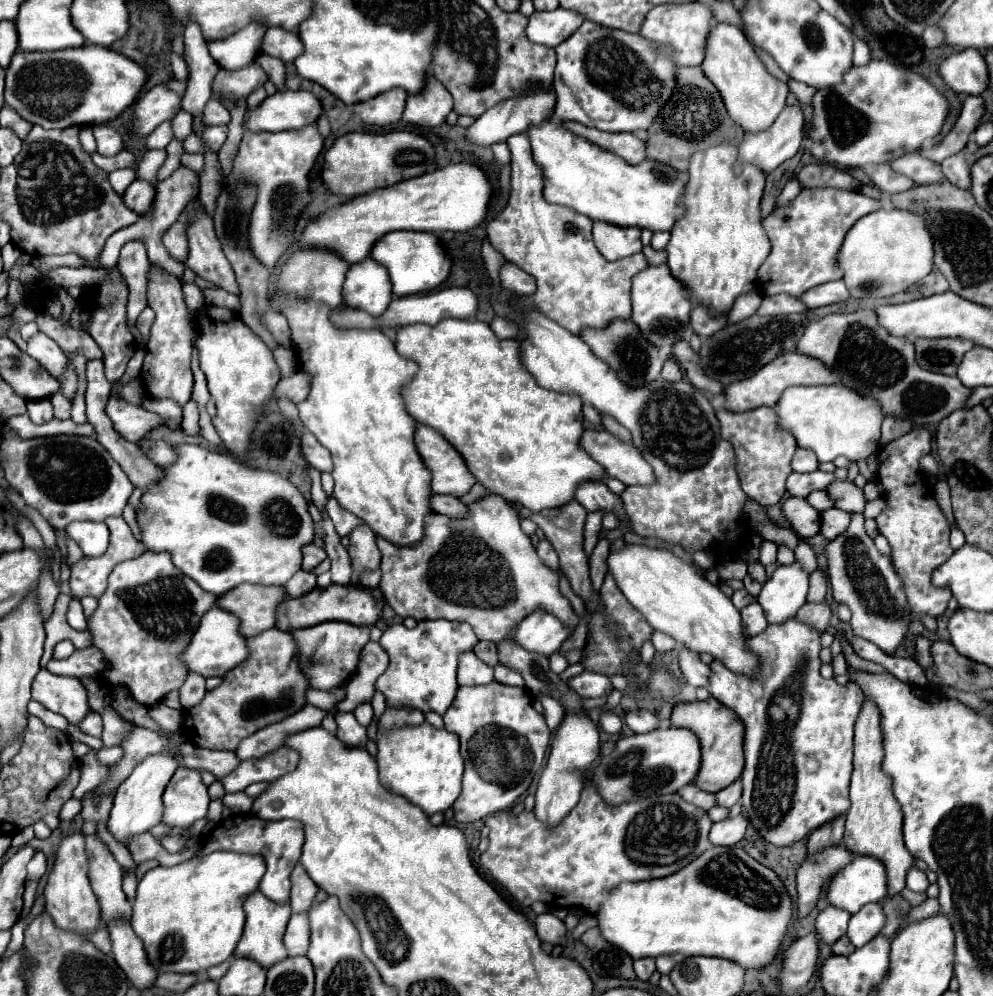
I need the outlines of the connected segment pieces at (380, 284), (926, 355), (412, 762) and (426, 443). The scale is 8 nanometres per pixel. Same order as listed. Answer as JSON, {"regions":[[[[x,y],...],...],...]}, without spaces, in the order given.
{"regions":[[[[374,258],[352,264],[352,272],[348,272],[348,280],[344,282],[344,302],[374,318],[382,316],[392,302],[388,270]]],[[[920,338],[916,340],[916,362],[930,372],[956,376],[964,354],[974,346],[976,342],[964,338]]],[[[424,722],[420,726],[394,728],[392,732],[378,730],[376,744],[378,744],[376,762],[378,762],[378,772],[380,772],[380,784],[388,792],[404,796],[408,802],[420,806],[428,816],[432,816],[436,812],[444,812],[456,802],[456,798],[460,796],[460,790],[462,790],[462,770],[464,770],[464,762],[460,756],[460,746],[458,746],[456,734],[446,732],[446,730],[438,730],[438,728],[430,726],[428,722]]],[[[418,424],[414,444],[424,466],[432,474],[432,492],[460,498],[470,492],[470,488],[476,484],[476,478],[466,468],[462,456],[446,442],[444,436],[436,434],[436,430]]]]}

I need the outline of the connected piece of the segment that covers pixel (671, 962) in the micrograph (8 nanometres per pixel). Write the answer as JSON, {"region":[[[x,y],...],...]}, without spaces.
{"region":[[[682,954],[660,956],[660,958],[656,958],[656,968],[658,968],[658,972],[660,972],[660,974],[670,974],[670,970],[672,970],[678,962],[682,962],[682,960],[684,960],[684,956],[682,956]]]}

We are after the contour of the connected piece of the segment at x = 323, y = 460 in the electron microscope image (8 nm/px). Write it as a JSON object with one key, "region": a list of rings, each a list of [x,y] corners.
{"region":[[[304,432],[302,434],[302,450],[304,450],[304,456],[306,460],[320,472],[330,472],[332,470],[332,458],[330,458],[330,452],[310,434],[310,432]]]}

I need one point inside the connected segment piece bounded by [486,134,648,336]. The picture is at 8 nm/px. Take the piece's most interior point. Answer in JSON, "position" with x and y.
{"position":[576,286]}

